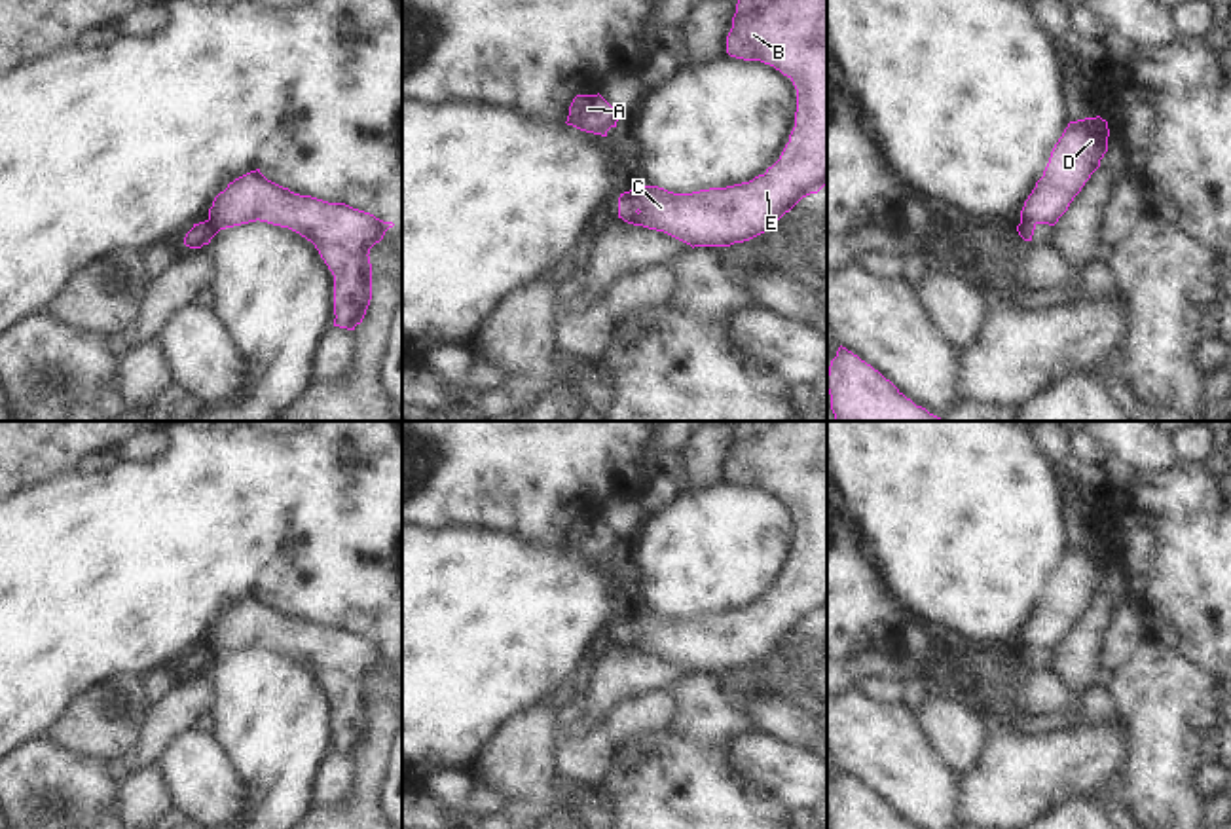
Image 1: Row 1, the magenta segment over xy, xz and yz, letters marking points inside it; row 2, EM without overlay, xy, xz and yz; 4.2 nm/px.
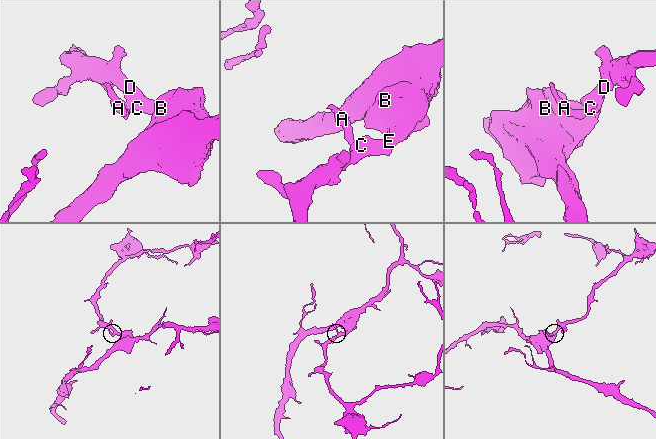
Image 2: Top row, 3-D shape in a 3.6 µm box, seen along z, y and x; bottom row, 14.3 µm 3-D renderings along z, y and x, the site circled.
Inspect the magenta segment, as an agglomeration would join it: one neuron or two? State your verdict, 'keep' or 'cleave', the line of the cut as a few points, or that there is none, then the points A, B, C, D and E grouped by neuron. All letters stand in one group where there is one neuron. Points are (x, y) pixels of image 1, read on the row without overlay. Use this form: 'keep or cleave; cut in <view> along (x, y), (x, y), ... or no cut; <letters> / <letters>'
cleave; cut in xz along (636, 615), (636, 625), (630, 630), (619, 632); A / B C D E

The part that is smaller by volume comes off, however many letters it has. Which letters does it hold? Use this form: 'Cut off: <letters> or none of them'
Cut off: A

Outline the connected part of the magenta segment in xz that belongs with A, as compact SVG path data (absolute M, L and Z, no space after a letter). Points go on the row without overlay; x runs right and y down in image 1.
M577 520L569 531L567 550L580 556L607 562L611 552L616 552L618 537L597 520Z

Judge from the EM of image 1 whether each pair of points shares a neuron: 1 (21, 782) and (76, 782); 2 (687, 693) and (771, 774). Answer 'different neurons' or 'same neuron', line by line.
1: same neuron
2: different neurons

